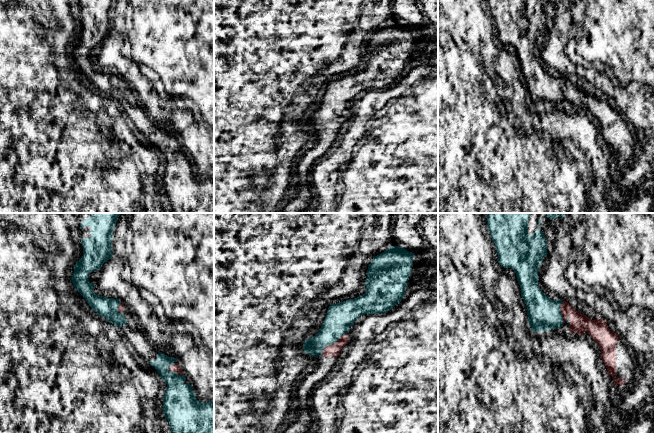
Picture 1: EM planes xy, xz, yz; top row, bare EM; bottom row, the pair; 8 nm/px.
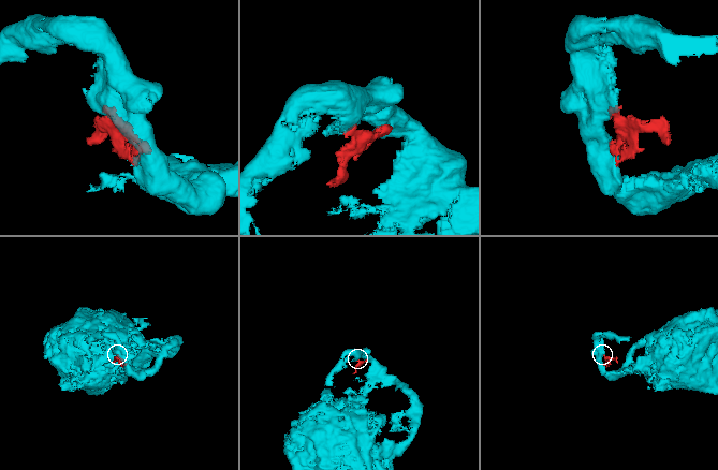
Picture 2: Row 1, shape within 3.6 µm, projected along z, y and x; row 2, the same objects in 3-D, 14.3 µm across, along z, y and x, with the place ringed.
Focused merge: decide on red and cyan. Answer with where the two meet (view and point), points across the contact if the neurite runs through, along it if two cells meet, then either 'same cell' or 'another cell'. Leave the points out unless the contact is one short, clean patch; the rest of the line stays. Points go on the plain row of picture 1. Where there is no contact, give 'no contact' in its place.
contact xz (335, 118); same cell

